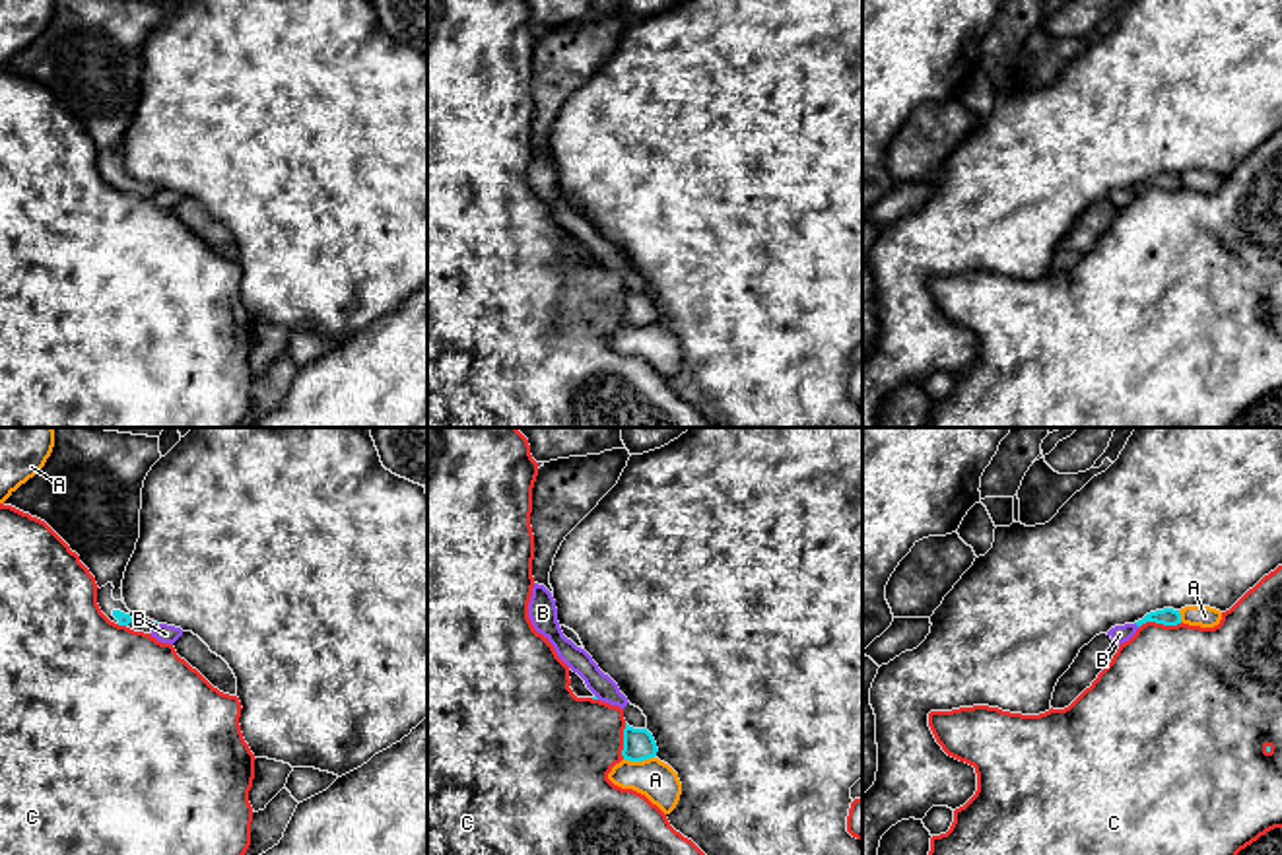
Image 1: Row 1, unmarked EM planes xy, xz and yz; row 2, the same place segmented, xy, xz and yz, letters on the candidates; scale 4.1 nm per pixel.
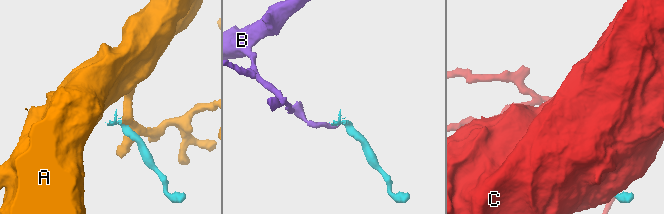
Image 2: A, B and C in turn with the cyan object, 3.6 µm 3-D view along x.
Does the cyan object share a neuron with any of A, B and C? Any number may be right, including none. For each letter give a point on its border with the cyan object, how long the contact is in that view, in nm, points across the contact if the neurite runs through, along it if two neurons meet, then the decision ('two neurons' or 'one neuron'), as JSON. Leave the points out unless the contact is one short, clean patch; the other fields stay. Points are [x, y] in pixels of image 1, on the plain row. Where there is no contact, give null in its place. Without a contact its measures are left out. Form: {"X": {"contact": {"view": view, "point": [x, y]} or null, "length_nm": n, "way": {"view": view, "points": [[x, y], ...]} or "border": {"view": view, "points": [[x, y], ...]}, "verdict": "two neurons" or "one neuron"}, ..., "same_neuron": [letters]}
{"A": {"contact": {"view": "xz", "point": [638, 325]}, "length_nm": 130, "verdict": "two neurons"}, "B": {"contact": {"view": "yz", "point": [1137, 189]}, "length_nm": 30, "border": {"view": "yz", "points": [[1135, 187], [1139, 191]]}, "verdict": "two neurons"}, "C": {"contact": {"view": "yz", "point": [1160, 187]}, "length_nm": 190, "verdict": "two neurons"}, "same_neuron": []}

